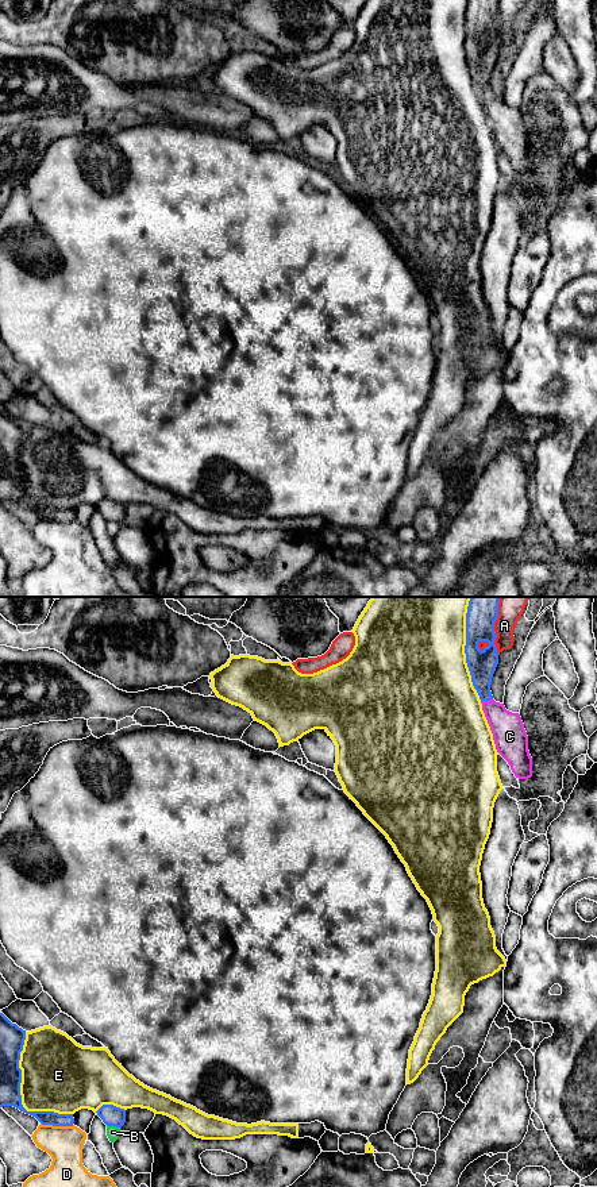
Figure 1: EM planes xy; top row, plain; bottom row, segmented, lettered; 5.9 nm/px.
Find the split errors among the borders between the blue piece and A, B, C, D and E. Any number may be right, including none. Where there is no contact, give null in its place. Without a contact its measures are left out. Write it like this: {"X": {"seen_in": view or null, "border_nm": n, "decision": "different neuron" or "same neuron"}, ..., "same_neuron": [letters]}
{"A": {"seen_in": "xy", "border_nm": 300, "decision": "different neuron"}, "B": {"seen_in": "xy", "border_nm": 80, "decision": "different neuron"}, "C": {"seen_in": "xy", "border_nm": 80, "decision": "same neuron"}, "D": {"seen_in": "xy", "border_nm": 200, "decision": "different neuron"}, "E": {"seen_in": "xy", "border_nm": 550, "decision": "different neuron"}, "same_neuron": ["C"]}

